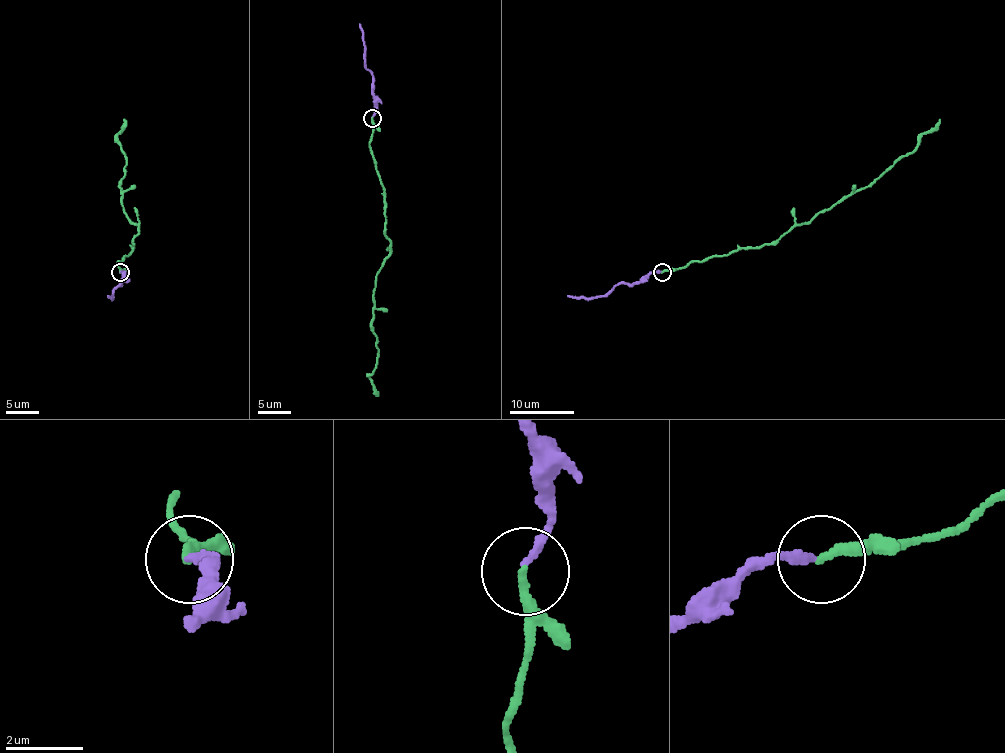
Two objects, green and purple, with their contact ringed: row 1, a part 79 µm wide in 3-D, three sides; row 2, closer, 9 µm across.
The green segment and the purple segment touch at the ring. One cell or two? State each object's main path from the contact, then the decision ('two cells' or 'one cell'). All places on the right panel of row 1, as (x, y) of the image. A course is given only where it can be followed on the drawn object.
green runs (661, 271), (775, 244), (795, 226), (869, 187), (907, 156), (939, 119); purple runs (661, 271), (650, 271), (630, 284), (617, 283), (603, 296), (567, 296); one cell

